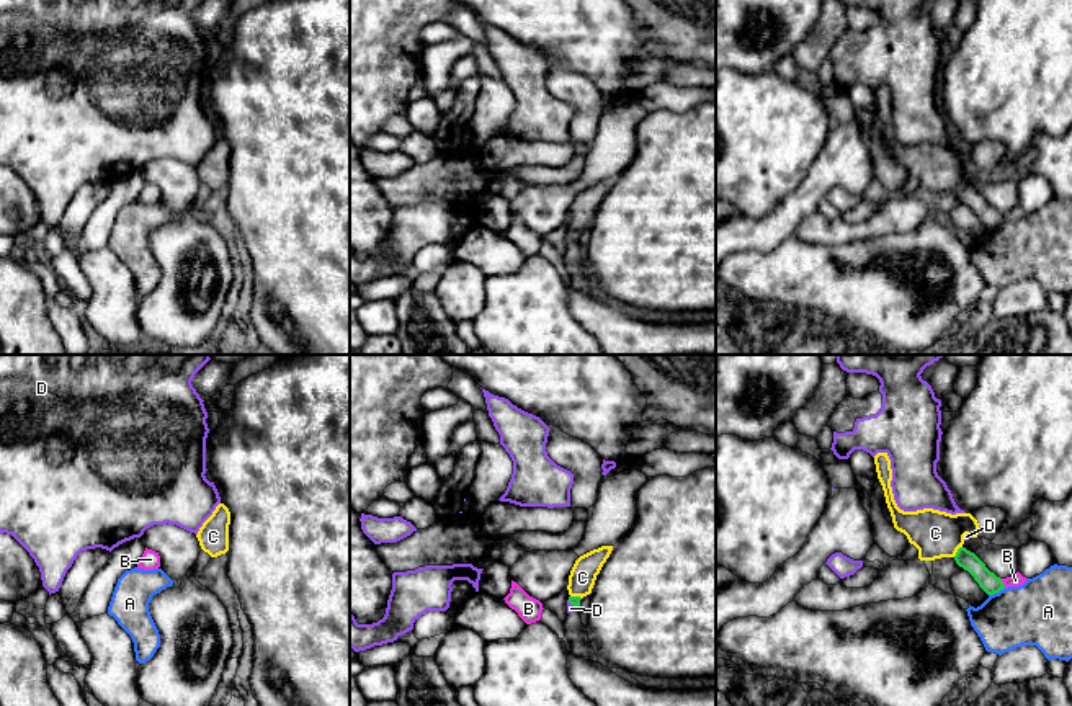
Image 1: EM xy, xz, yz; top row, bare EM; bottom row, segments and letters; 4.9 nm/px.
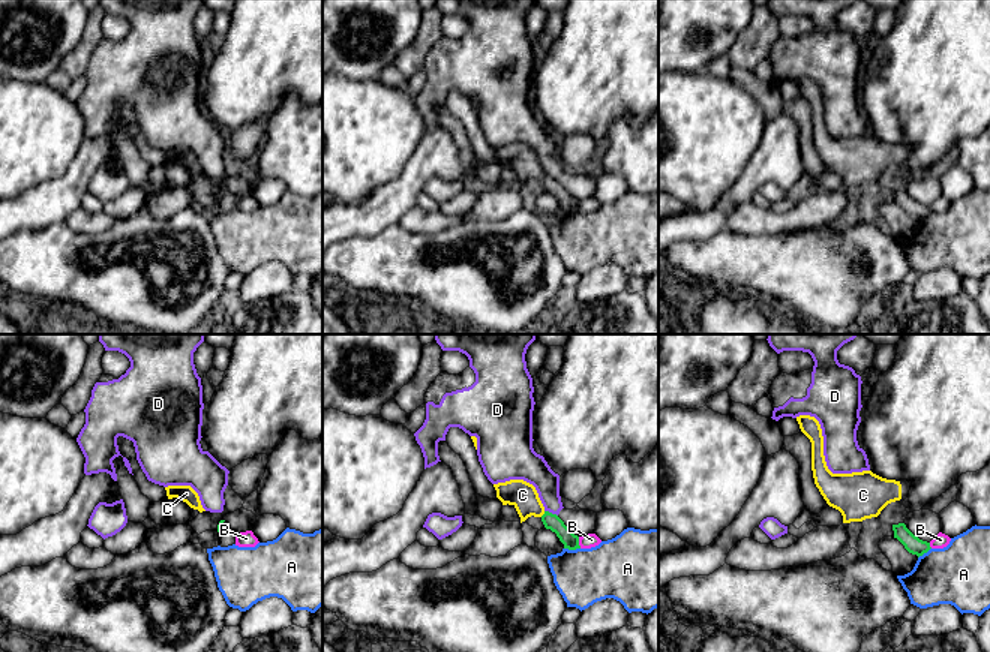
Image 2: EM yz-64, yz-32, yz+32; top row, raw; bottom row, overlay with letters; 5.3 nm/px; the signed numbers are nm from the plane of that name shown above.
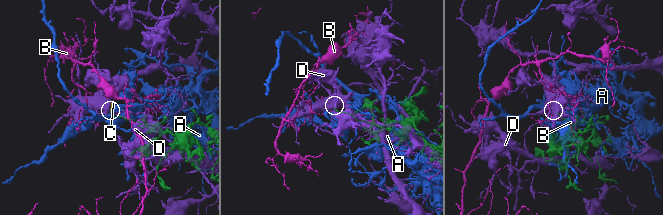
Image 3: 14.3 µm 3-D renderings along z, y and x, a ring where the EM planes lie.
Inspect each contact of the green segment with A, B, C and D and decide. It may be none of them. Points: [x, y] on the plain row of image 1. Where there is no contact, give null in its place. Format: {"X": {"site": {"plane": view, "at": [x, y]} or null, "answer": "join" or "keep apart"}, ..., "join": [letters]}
{"A": {"site": {"plane": "yz", "at": [996, 226]}, "answer": "keep apart"}, "B": {"site": {"plane": "yz", "at": [1002, 218]}, "answer": "keep apart"}, "C": {"site": {"plane": "yz", "at": [958, 185]}, "answer": "join"}, "D": {"site": {"plane": "xz", "at": [572, 237]}, "answer": "keep apart"}, "join": ["C"]}

